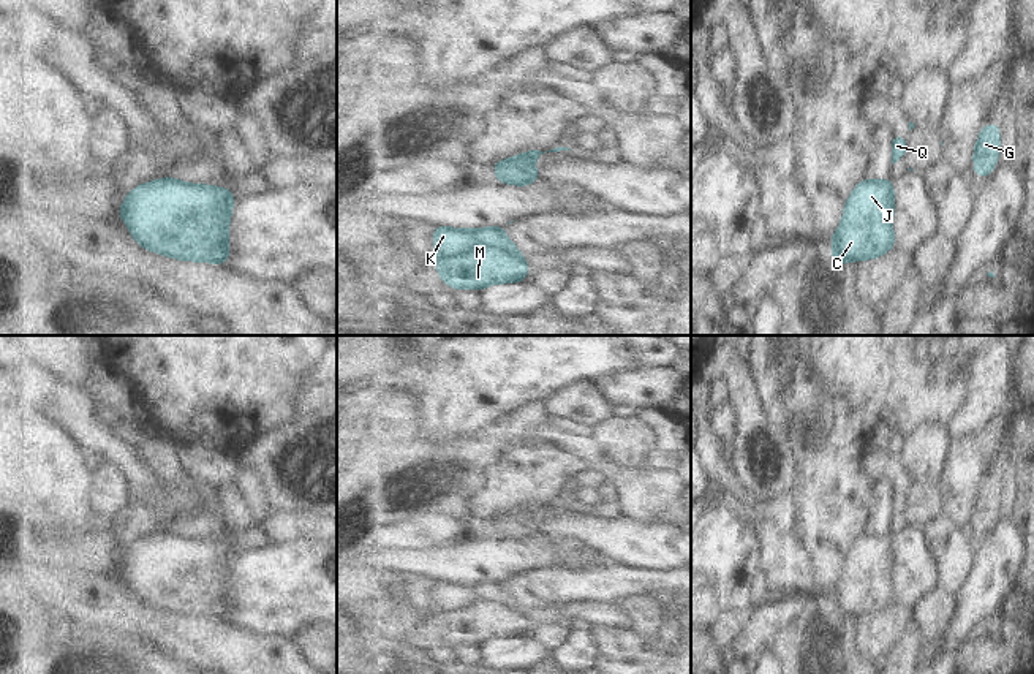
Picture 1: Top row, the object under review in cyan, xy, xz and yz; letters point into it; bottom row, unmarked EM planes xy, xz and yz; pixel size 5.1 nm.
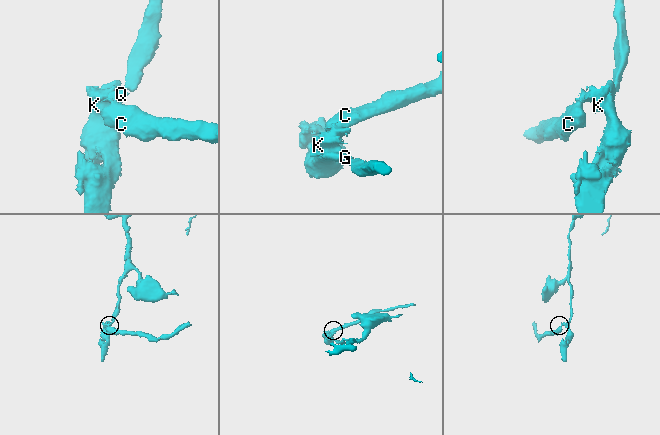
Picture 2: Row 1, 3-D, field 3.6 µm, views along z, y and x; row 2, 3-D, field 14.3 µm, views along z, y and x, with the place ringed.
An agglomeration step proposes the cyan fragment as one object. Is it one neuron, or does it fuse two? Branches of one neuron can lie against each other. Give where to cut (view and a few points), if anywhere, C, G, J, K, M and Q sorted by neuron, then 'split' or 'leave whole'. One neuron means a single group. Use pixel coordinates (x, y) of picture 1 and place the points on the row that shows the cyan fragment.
cut xz (532, 166), (532, 177), (517, 185); groups C J / G K M Q; split

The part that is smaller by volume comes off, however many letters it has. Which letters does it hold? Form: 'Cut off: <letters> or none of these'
Cut off: C, J

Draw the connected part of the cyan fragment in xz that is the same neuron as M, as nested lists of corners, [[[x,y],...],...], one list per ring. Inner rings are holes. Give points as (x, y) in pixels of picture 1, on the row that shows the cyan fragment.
[[[435,225],[433,252],[440,258],[440,280],[454,290],[484,290],[495,283],[515,283],[528,277],[528,263],[512,244],[504,226],[455,229]],[[498,248],[509,258],[485,258],[481,252]]]

